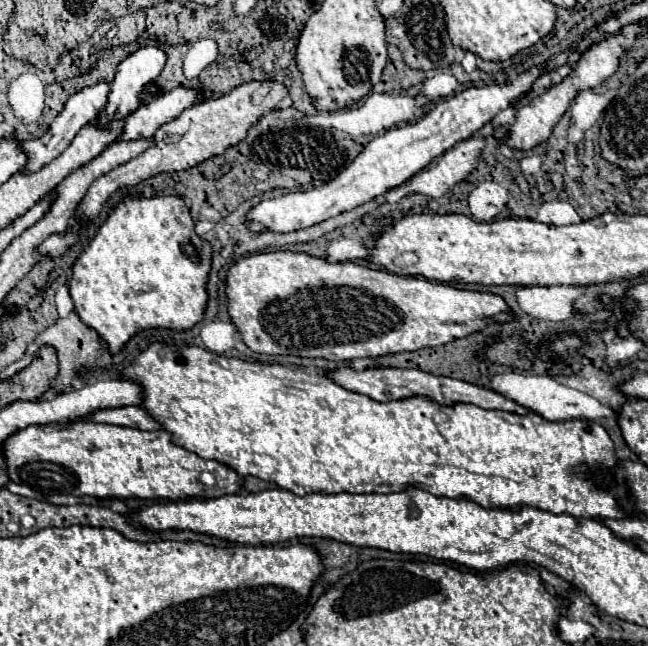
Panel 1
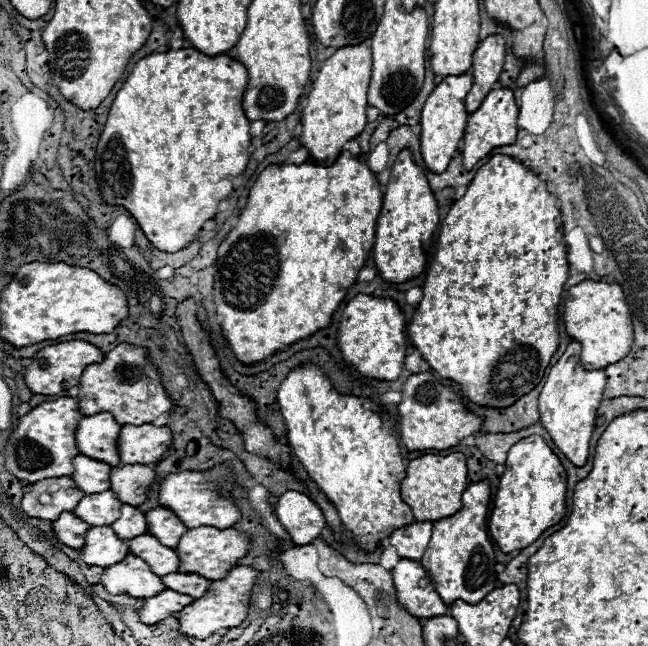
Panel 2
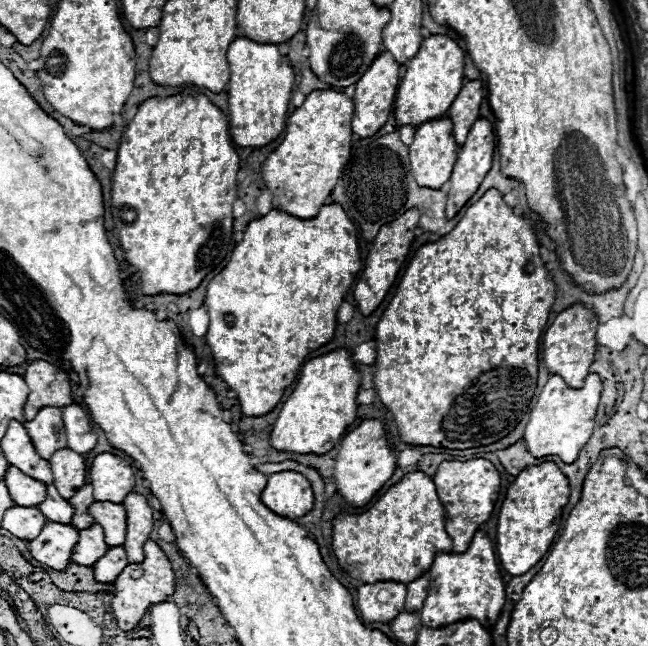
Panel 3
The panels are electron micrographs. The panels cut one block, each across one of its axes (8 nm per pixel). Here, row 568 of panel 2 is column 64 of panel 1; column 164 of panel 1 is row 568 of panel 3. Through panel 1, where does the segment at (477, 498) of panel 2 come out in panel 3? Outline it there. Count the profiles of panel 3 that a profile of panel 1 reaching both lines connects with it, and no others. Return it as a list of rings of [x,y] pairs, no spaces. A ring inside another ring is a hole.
[[[476,532],[468,550],[462,554],[438,554],[430,568],[430,588],[420,610],[426,628],[442,628],[460,620],[474,618],[484,628],[492,628],[506,602],[504,582],[494,554],[494,546],[484,532]]]

